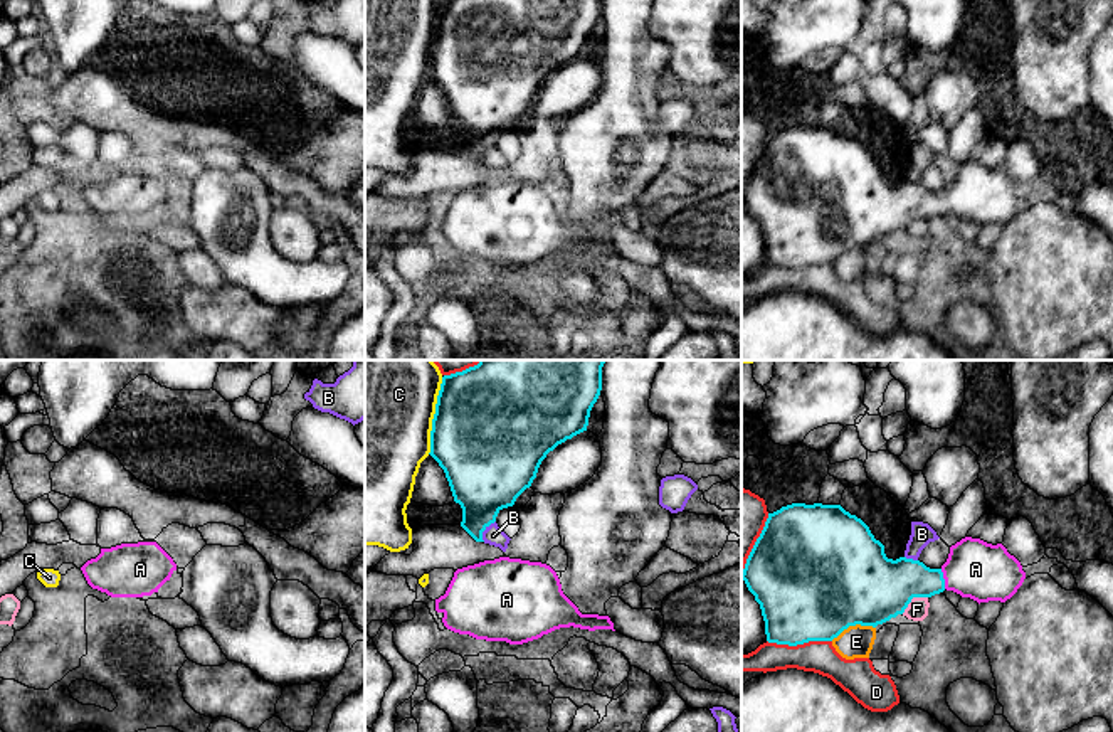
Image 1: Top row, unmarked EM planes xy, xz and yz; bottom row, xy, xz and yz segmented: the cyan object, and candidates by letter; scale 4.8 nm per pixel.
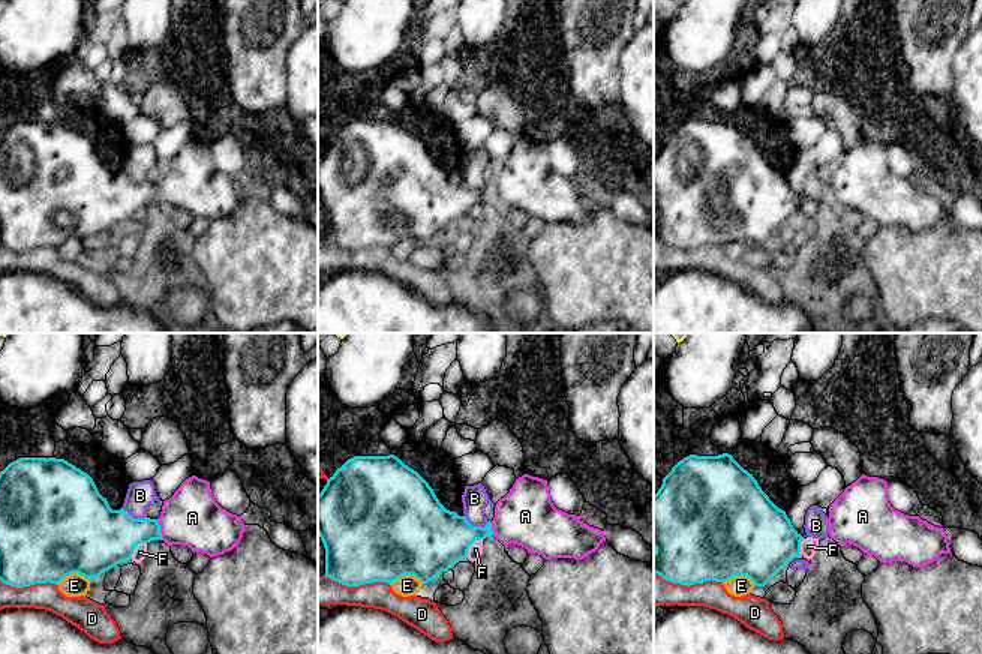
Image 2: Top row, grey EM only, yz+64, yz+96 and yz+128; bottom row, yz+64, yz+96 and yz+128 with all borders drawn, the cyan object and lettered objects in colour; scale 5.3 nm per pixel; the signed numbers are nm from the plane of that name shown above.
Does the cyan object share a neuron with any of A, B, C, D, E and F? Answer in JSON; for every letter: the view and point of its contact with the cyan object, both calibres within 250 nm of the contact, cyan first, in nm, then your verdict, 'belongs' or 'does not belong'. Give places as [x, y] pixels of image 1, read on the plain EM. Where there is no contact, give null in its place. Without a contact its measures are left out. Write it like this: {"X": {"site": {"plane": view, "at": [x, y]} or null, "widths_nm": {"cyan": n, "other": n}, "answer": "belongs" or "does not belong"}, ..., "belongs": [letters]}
{"A": {"site": {"plane": "yz", "at": [944, 202]}, "widths_nm": {"cyan": 240, "other": 280}, "answer": "belongs"}, "B": {"site": {"plane": "xz", "at": [485, 152]}, "widths_nm": {"cyan": 340, "other": 90}, "answer": "does not belong"}, "C": {"site": {"plane": "xz", "at": [434, 39]}, "widths_nm": {"cyan": 500, "other": 460}, "answer": "does not belong"}, "D": {"site": {"plane": "yz", "at": [799, 266]}, "widths_nm": {"cyan": 460, "other": 160}, "answer": "does not belong"}, "E": {"site": {"plane": "yz", "at": [853, 248]}, "widths_nm": {"cyan": 500, "other": 160}, "answer": "does not belong"}, "F": {"site": {"plane": "yz", "at": [912, 221]}, "widths_nm": {"cyan": 360, "other": 100}, "answer": "does not belong"}, "belongs": ["A"]}

